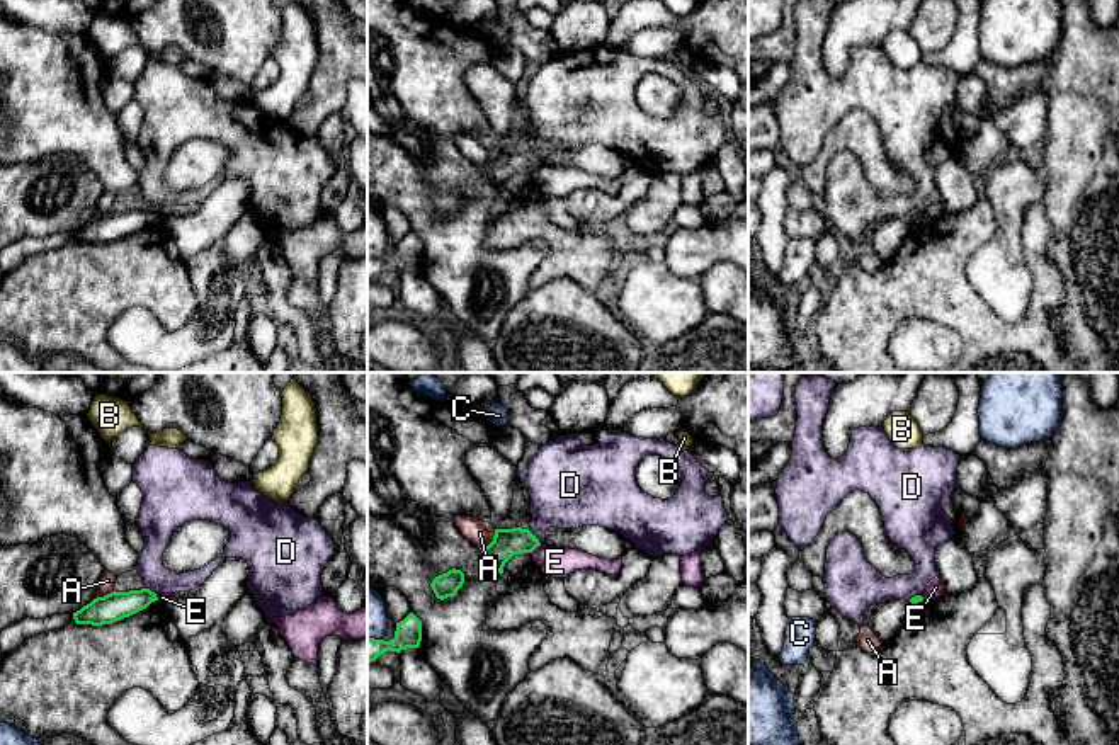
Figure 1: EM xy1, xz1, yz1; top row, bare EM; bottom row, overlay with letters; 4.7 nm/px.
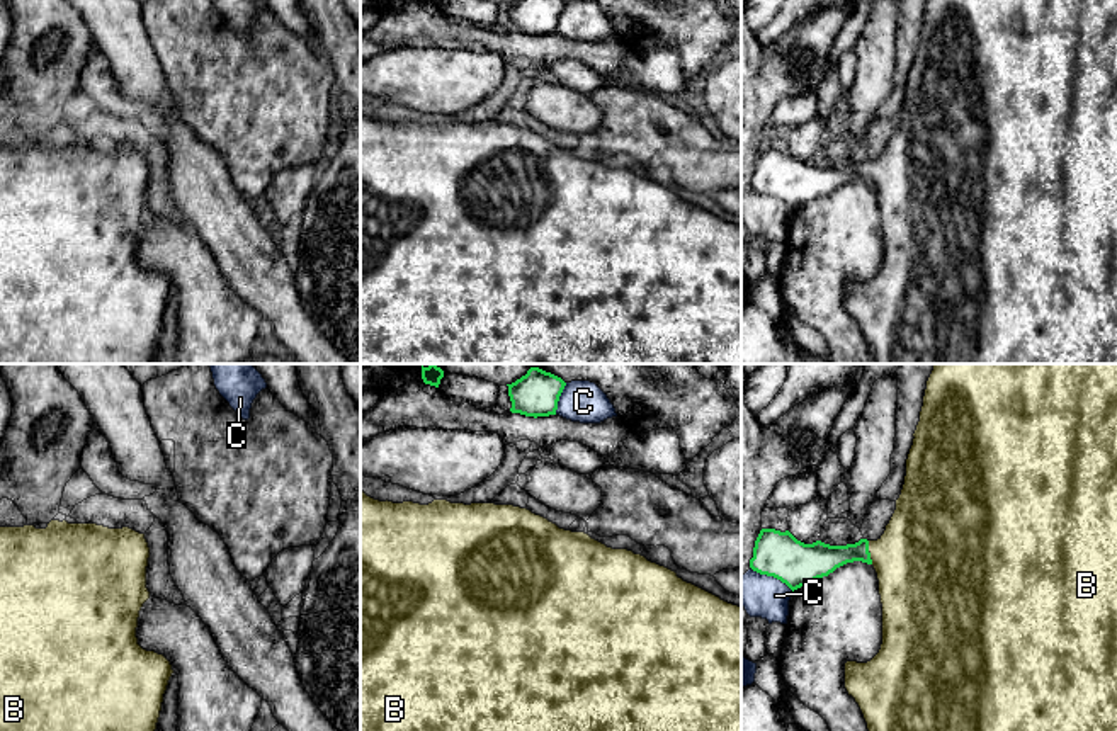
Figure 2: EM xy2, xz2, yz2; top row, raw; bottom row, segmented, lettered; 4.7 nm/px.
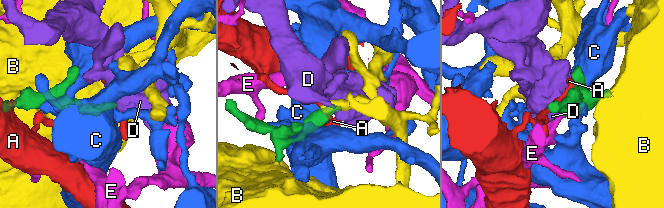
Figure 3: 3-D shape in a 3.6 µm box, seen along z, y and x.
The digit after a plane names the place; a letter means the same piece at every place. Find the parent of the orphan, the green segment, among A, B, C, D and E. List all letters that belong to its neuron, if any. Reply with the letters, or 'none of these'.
B

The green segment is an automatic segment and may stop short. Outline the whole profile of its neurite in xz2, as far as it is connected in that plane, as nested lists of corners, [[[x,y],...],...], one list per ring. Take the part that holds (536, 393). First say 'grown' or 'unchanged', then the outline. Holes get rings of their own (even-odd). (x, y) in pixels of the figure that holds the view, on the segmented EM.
unchanged; [[[530,367],[525,376],[507,386],[512,401],[510,411],[537,418],[556,415],[566,382],[539,367]]]

